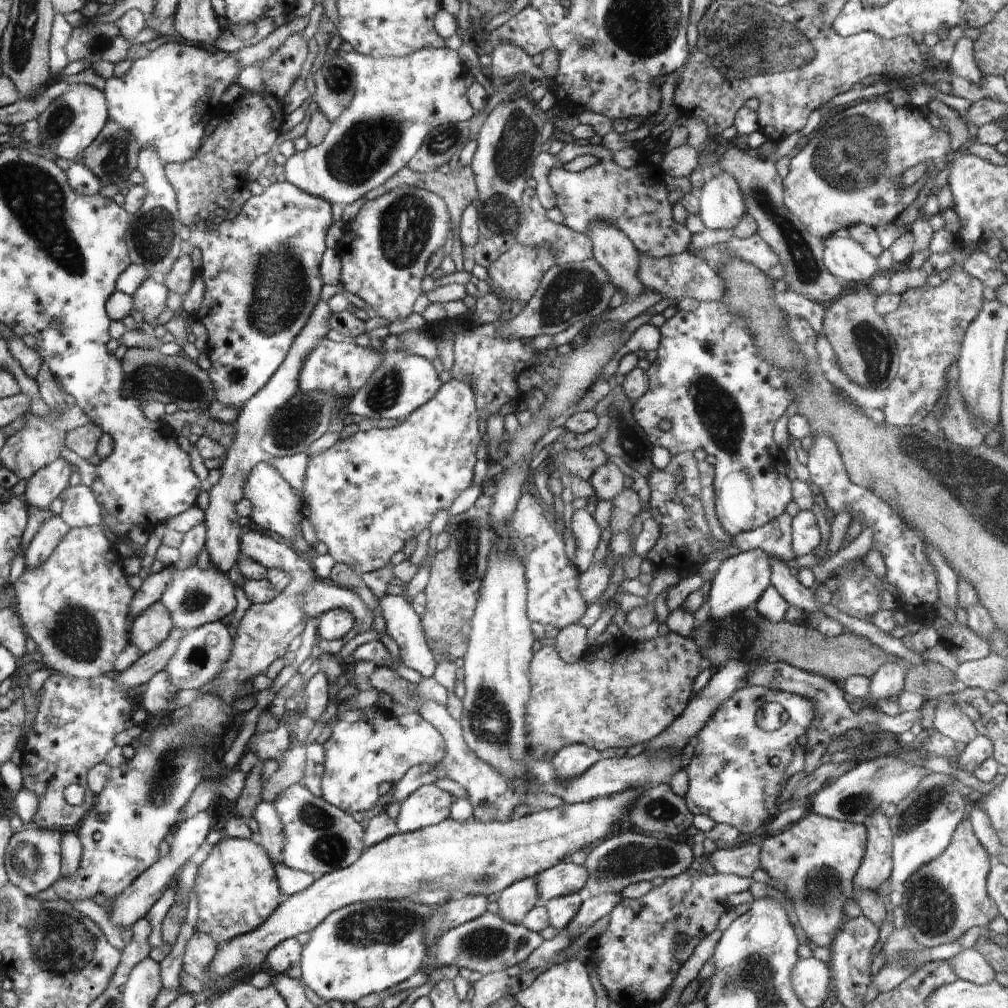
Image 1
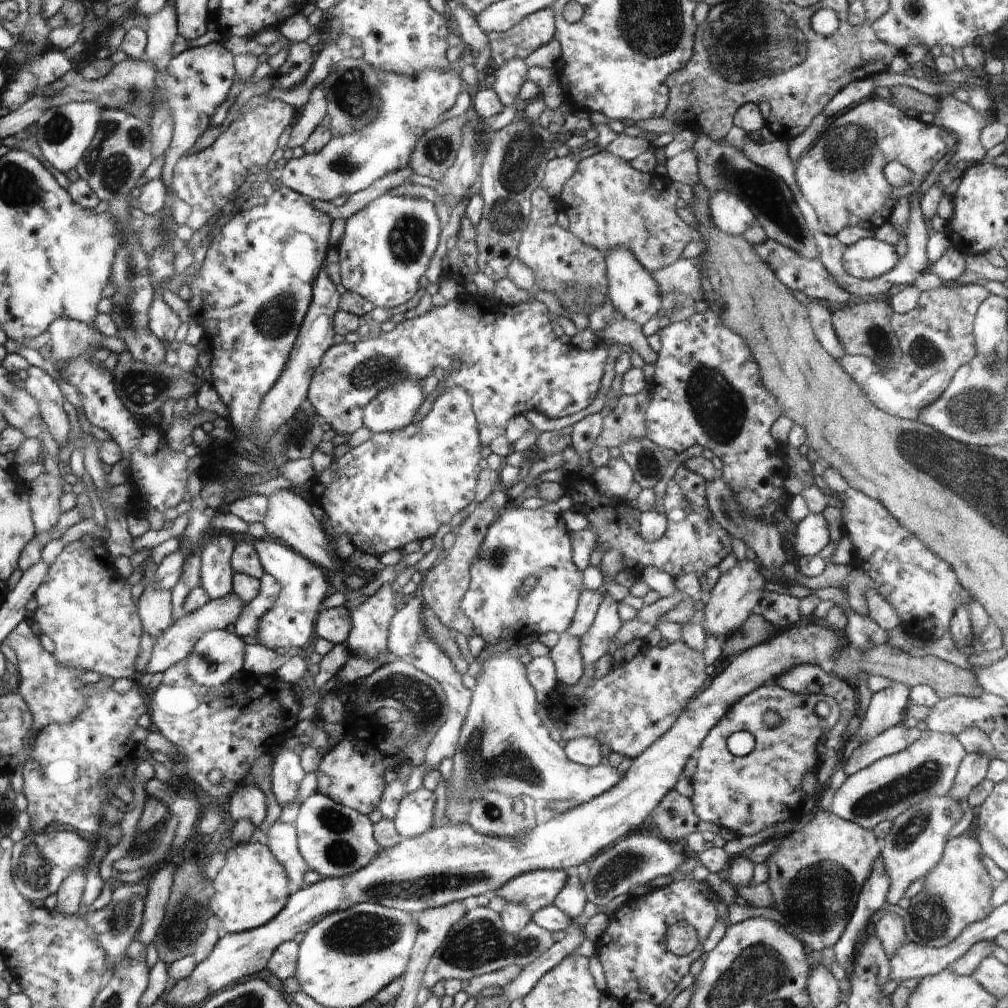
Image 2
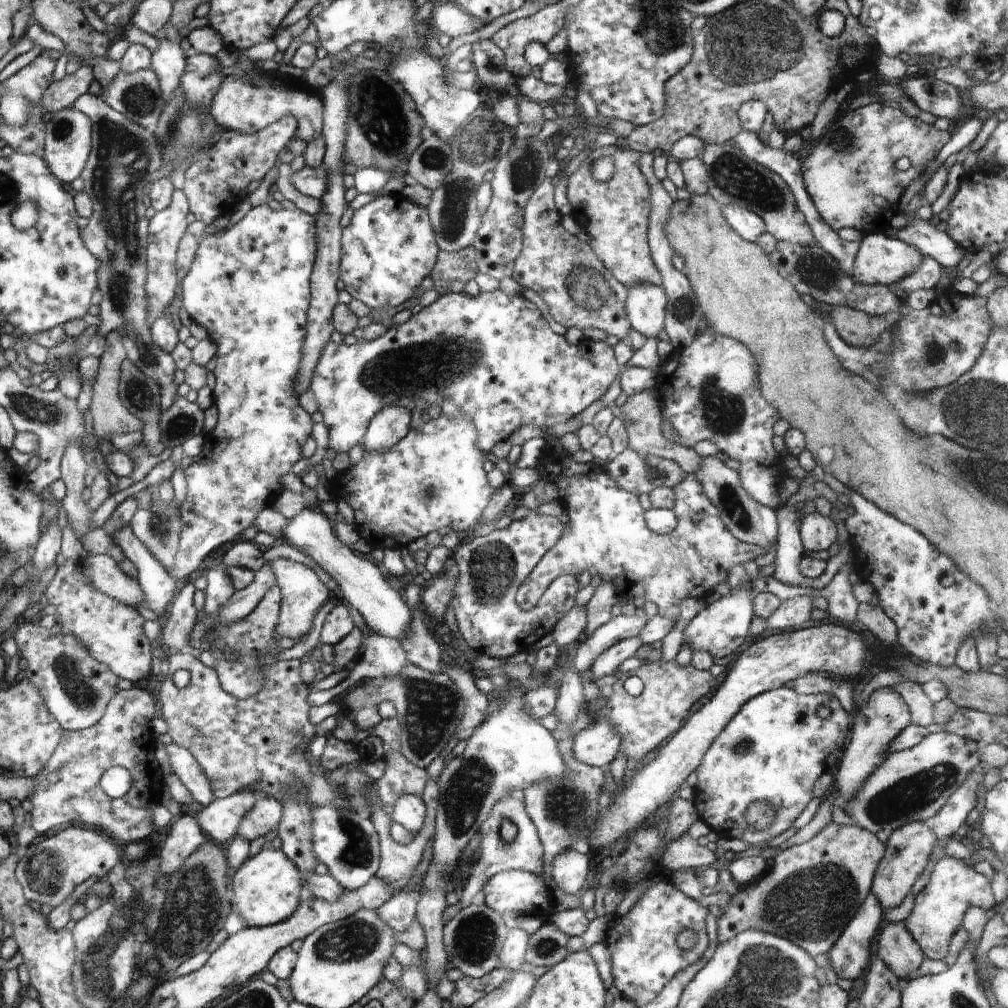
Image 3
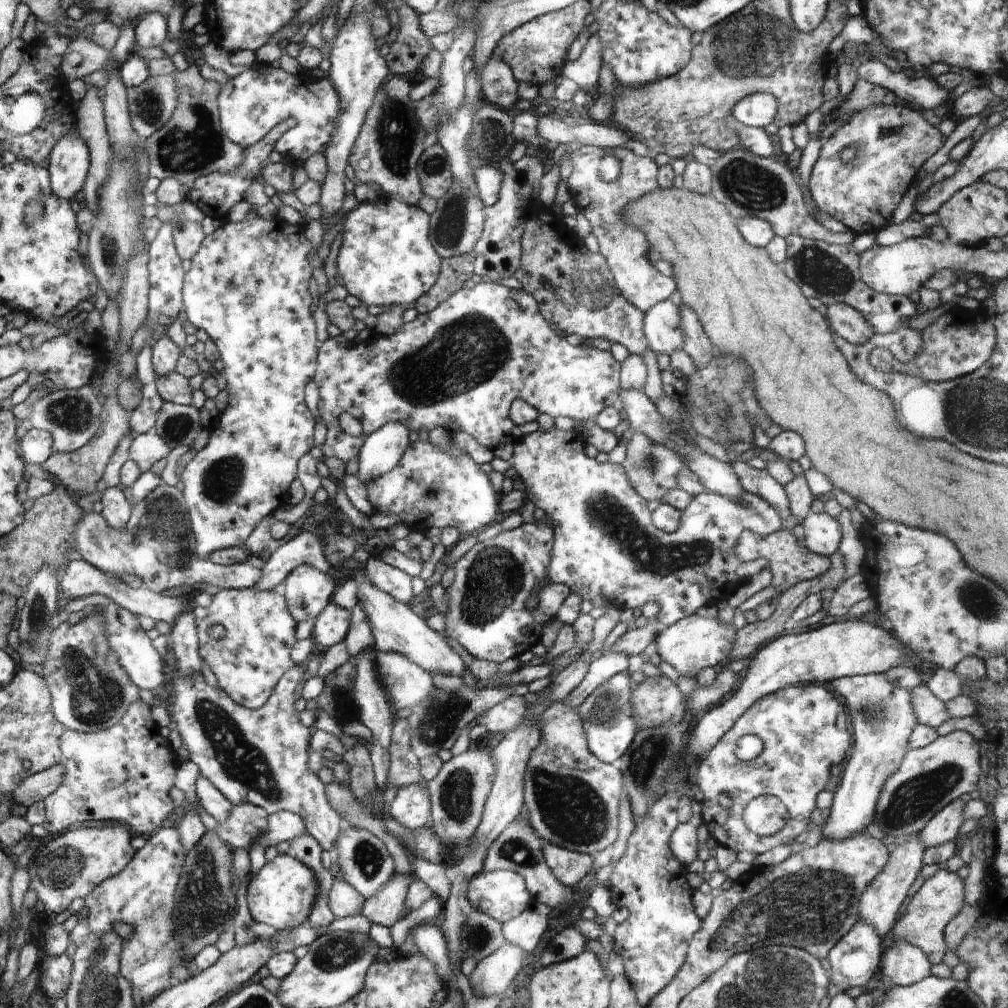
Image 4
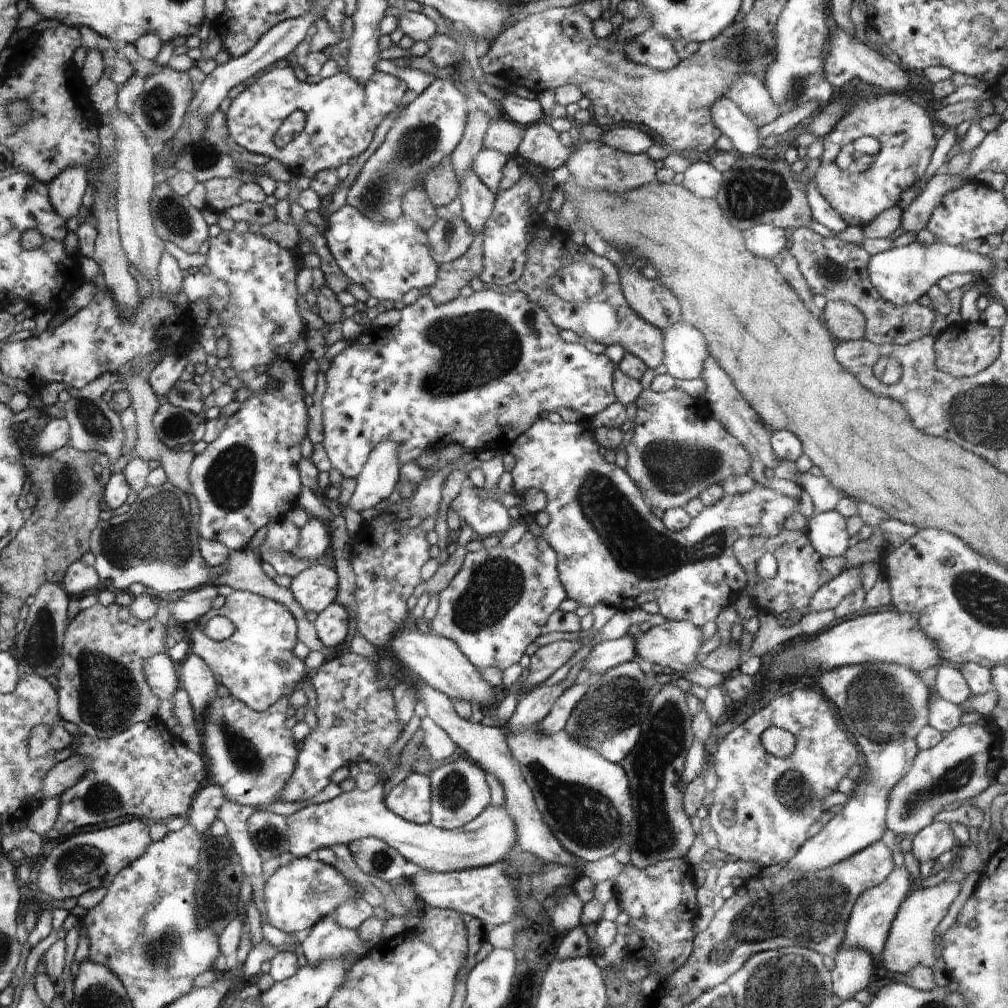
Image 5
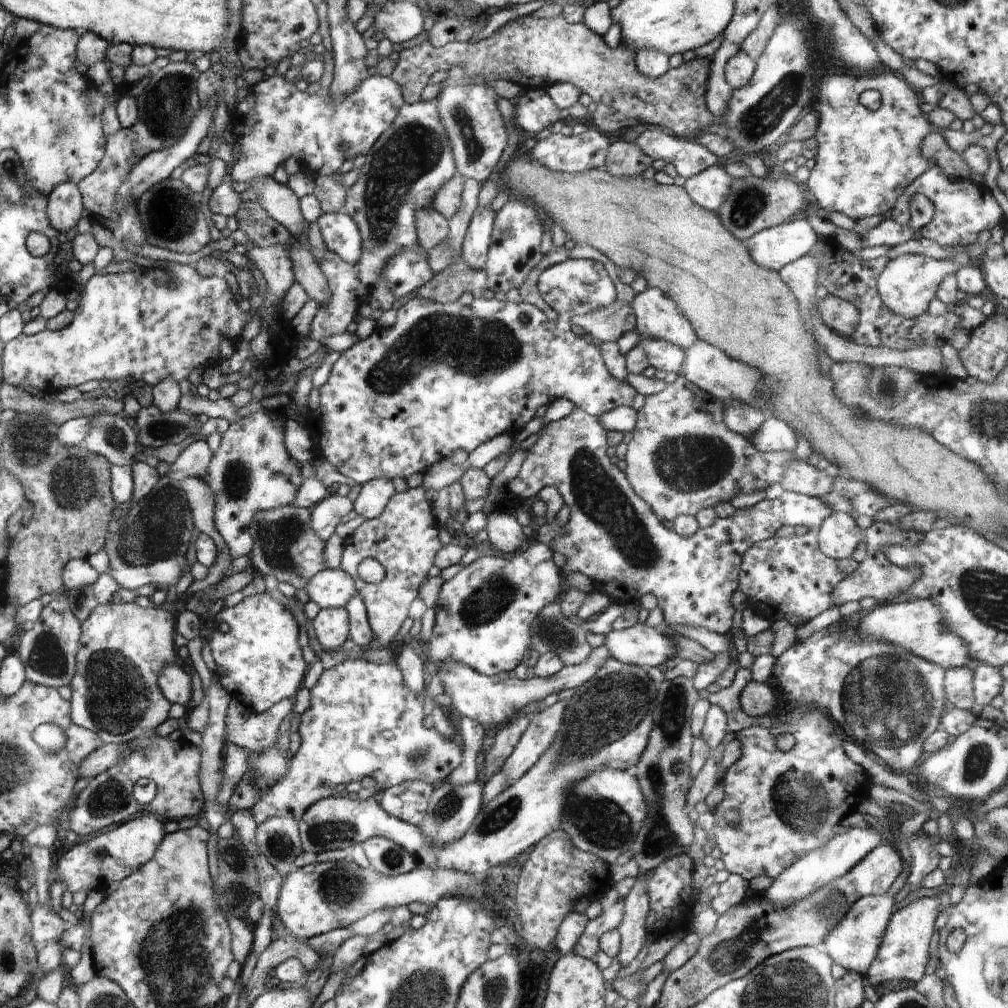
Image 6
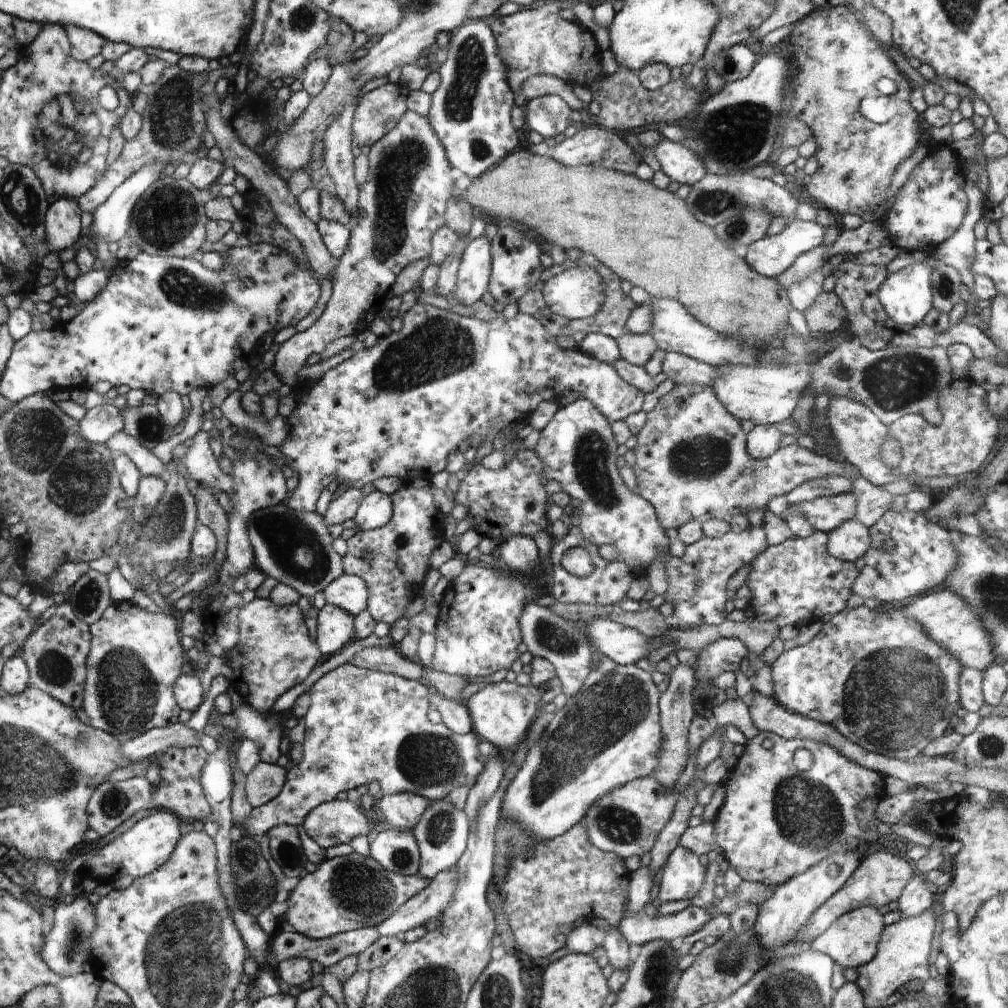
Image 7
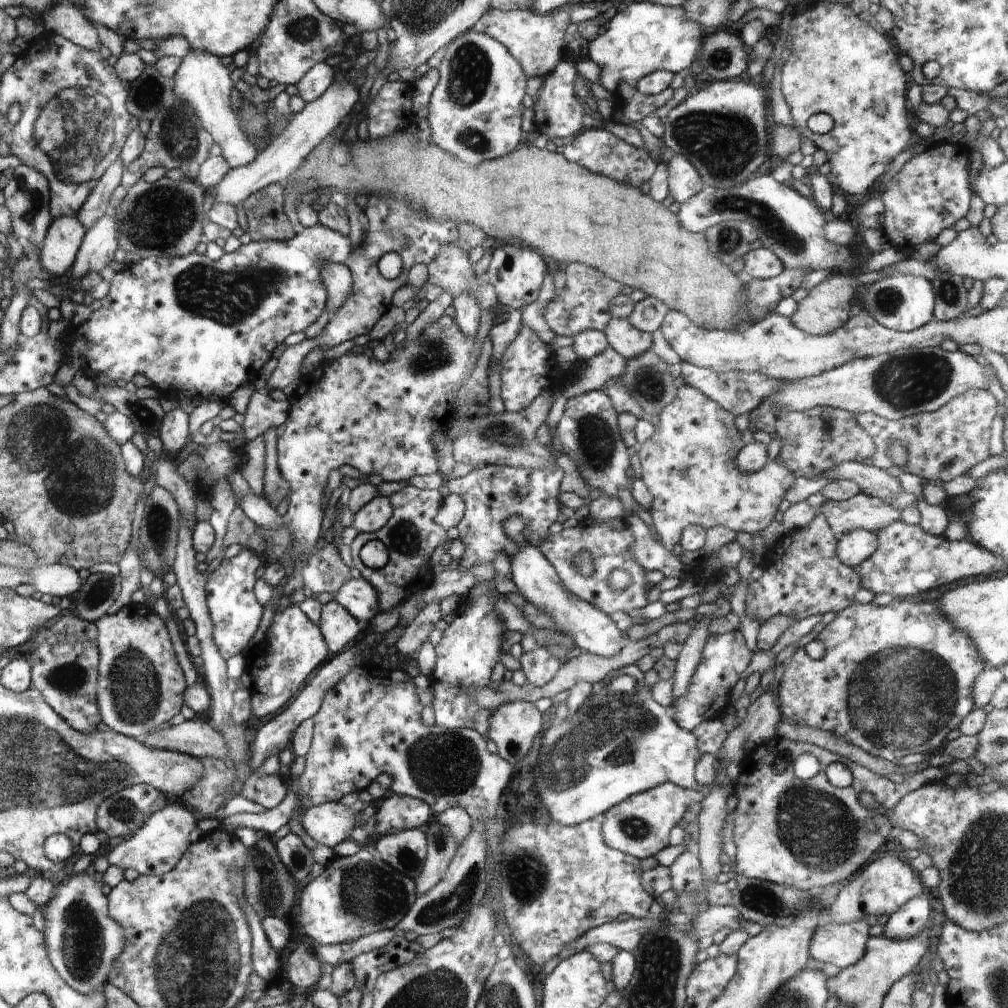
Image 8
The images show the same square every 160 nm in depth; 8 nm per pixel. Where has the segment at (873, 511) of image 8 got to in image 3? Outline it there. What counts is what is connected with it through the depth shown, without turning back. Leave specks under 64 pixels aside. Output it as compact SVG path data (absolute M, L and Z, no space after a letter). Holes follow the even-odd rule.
M553 444L538 460L536 470L540 481L546 481L556 489L557 498L563 504L564 525L558 542L544 553L518 587L515 599L523 611L536 606L555 578L588 572L613 583L625 607L630 606L634 598L644 598L656 604L658 615L671 618L675 624L684 598L704 599L714 586L727 580L732 566L742 564L753 568L754 560L768 552L764 547L738 540L727 529L719 517L719 510L696 478L684 479L672 489L675 492L672 509L677 516L677 525L670 534L659 535L645 524L640 498L614 482L602 467L578 463L564 448Z

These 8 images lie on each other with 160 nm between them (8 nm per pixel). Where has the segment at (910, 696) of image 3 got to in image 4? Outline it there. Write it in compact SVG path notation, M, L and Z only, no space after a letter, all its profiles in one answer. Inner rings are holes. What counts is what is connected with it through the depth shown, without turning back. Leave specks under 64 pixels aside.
M925 684L918 685L910 692L918 723L937 729L950 718L945 702L936 698Z

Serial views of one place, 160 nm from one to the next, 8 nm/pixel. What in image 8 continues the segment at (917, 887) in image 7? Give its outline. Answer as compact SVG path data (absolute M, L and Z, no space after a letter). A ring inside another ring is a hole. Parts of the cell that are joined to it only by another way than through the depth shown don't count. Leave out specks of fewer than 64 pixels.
M926 896L914 897L889 915L883 926L883 935L889 939L909 939L919 935L928 926L930 906Z

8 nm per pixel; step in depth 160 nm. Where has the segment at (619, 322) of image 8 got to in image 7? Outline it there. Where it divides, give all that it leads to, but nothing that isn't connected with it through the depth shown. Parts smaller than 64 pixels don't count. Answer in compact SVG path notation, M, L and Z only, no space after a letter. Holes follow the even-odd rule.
M626 327L615 338L619 353L624 360L638 366L644 366L657 349L655 338L650 333L634 334Z

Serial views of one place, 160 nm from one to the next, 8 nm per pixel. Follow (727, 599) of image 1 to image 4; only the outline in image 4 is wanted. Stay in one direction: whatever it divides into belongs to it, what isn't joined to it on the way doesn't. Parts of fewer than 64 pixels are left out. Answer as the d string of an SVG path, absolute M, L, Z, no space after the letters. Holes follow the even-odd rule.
M694 614L660 629L649 652L658 653L661 660L671 664L678 674L697 679L698 673L705 668L716 666L718 663L725 665L732 641L735 639L735 632L732 623L724 625L718 617L713 619Z

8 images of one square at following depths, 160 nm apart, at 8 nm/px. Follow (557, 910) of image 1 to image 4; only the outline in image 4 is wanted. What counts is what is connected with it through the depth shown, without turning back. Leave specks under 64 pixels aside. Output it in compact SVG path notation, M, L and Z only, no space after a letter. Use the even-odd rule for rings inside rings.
M544 839L539 840L546 864L561 884L572 887L592 869L593 857L590 855L556 846Z

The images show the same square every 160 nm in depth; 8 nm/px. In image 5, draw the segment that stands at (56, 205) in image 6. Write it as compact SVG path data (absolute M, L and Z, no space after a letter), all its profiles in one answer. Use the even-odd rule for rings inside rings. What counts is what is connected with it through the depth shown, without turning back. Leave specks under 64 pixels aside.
M69 167L49 182L52 206L64 218L78 214L88 186L86 174L83 167Z

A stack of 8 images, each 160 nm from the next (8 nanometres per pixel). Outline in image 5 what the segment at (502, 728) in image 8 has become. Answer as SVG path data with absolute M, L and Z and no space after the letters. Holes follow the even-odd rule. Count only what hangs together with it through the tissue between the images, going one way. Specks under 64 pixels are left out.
M404 627L388 645L392 646L405 668L418 674L424 683L428 683L432 688L451 698L452 701L478 704L482 709L491 709L497 705L494 687L484 680L480 670L448 638L439 637L432 632L411 631ZM624 635L619 639L604 639L592 645L584 668L587 668L590 673L604 674L613 666L632 660L635 656L632 636Z

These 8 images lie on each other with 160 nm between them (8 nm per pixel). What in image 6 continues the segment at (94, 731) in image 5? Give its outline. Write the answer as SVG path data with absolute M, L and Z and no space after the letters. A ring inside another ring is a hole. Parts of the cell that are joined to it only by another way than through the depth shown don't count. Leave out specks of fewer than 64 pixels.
M131 603L99 604L92 614L81 623L81 645L76 653L76 670L71 680L71 718L94 731L105 743L119 745L130 743L145 731L153 731L160 726L170 712L170 701L160 690L159 678L164 674L166 664L174 662L174 616L158 607L140 607Z

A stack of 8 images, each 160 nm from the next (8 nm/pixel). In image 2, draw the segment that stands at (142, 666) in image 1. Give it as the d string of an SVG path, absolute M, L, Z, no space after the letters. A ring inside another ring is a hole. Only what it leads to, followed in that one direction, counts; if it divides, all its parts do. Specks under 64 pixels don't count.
M234 592L225 595L224 598L216 599L212 597L204 606L198 607L196 610L182 614L156 639L151 658L147 663L146 672L164 672L173 664L186 659L192 652L194 645L204 633L220 629L224 630L230 624L235 624L242 614L245 602Z

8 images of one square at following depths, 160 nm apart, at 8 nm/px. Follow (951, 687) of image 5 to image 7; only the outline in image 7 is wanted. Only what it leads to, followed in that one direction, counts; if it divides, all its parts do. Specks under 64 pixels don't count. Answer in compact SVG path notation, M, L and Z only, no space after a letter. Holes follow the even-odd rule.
M964 667L959 676L958 692L961 712L978 713L985 704L982 694L983 672L972 667Z

